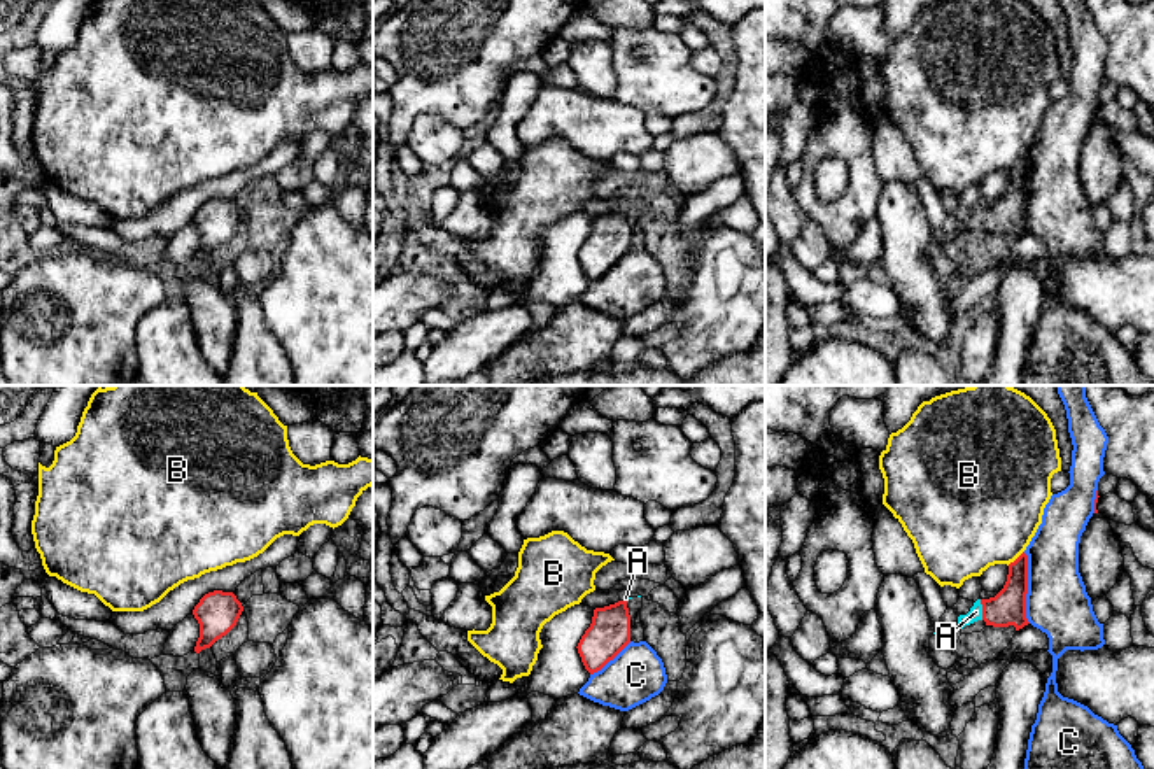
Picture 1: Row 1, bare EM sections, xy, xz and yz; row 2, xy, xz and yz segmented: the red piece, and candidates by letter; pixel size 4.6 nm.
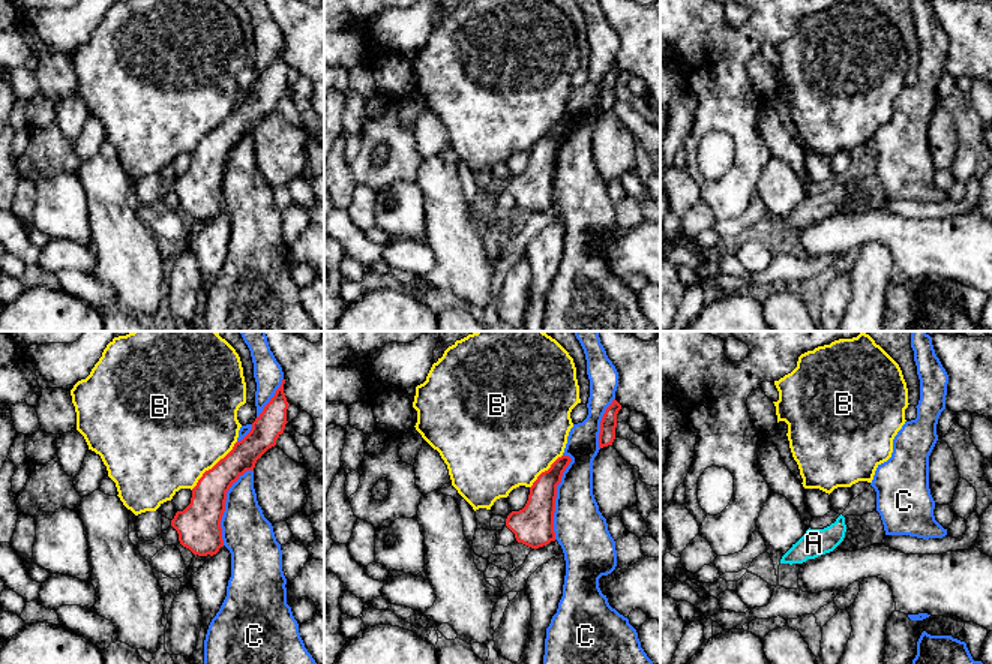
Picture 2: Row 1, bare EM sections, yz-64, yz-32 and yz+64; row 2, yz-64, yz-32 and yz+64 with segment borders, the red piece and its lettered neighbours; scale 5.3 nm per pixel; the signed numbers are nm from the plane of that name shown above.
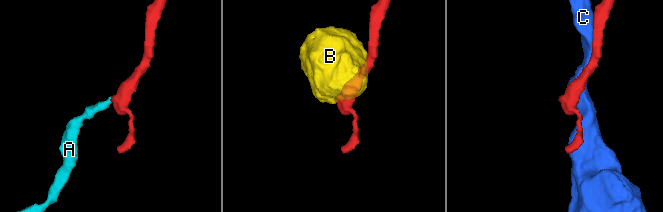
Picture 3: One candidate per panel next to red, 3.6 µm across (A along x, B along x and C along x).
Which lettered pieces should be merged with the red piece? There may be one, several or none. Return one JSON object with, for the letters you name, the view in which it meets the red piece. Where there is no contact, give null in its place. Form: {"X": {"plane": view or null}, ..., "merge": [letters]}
{"A": {"plane": "yz"}, "merge": ["A"]}

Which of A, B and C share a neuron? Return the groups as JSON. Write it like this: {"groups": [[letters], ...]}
{"groups": [["A"], ["B"], ["C"]]}

